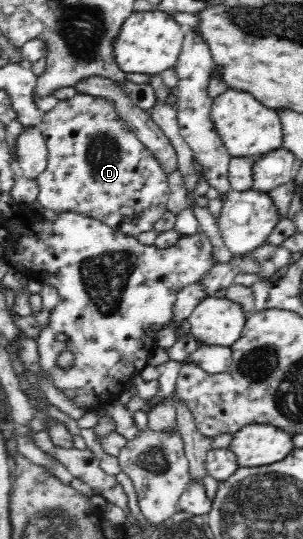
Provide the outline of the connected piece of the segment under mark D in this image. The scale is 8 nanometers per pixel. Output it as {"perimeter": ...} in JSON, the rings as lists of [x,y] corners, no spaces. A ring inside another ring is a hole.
{"perimeter":[[[76,94],[59,103],[37,125],[48,149],[47,167],[37,176],[38,201],[43,209],[55,212],[72,211],[98,219],[113,229],[136,237],[153,231],[155,223],[168,213],[167,202],[171,195],[168,175],[157,154],[135,135],[120,119],[111,101],[92,95]]]}

